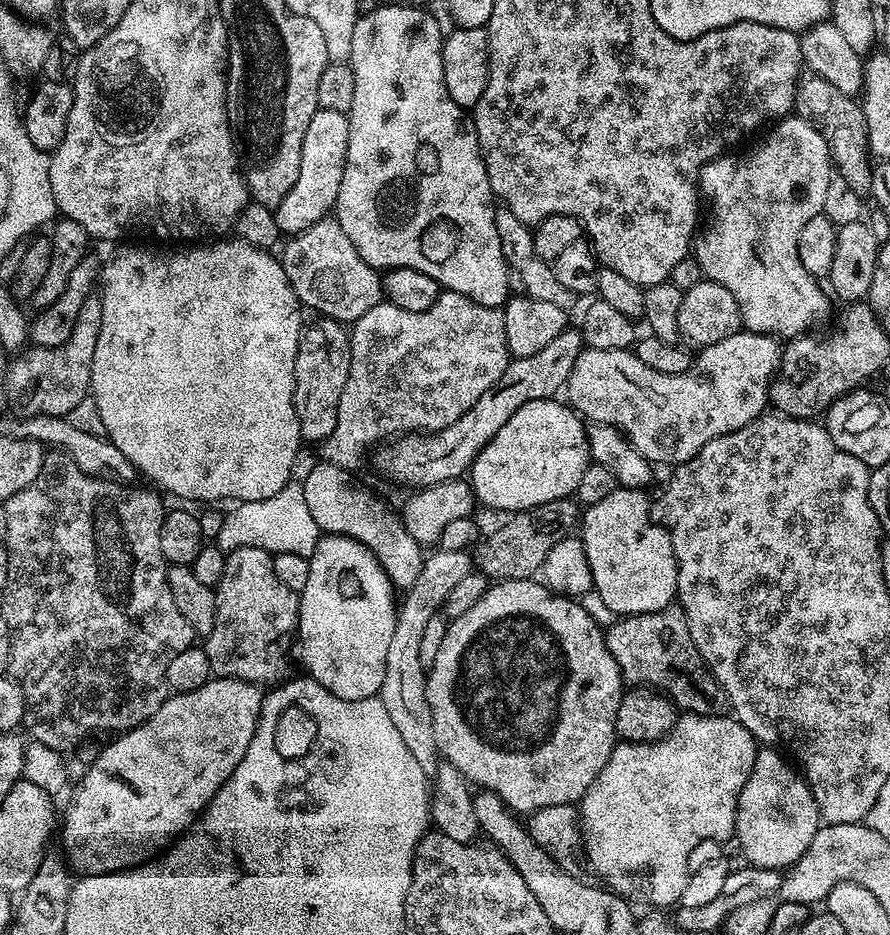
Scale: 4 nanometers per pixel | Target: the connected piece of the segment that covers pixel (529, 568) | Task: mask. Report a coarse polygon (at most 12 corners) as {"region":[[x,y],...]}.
{"region":[[575,499],[509,515],[479,545],[481,573],[530,580],[578,524]]}

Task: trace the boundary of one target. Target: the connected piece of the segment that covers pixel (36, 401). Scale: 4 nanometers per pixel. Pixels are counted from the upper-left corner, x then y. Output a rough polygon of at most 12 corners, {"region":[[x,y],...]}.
{"region":[[82,302],[62,346],[9,363],[7,407],[67,417],[89,399],[102,302]]}

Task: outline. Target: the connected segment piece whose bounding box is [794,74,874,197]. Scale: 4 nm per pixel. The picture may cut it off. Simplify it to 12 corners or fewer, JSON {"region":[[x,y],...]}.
{"region":[[804,74],[794,112],[822,134],[854,194],[872,190],[863,107]]}

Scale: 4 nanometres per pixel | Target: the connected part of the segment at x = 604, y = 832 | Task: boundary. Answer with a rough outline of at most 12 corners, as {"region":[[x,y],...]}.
{"region":[[684,714],[620,742],[578,802],[617,896],[671,909],[728,842],[758,741]]}

